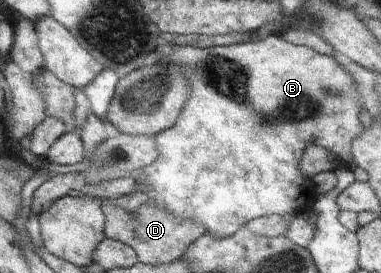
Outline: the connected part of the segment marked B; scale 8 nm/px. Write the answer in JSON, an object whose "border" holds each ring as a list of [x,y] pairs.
{"border":[[[275,33],[262,41],[210,49],[176,45],[172,53],[160,57],[159,63],[180,63],[192,89],[178,123],[154,136],[158,157],[152,165],[143,167],[142,175],[135,181],[144,183],[149,201],[156,207],[166,209],[178,219],[200,223],[212,239],[230,237],[253,219],[312,209],[317,189],[312,179],[300,173],[300,159],[308,143],[332,151],[339,163],[354,161],[352,139],[364,131],[357,114],[362,99],[354,79],[334,57],[320,55],[310,47],[292,45]]]}

